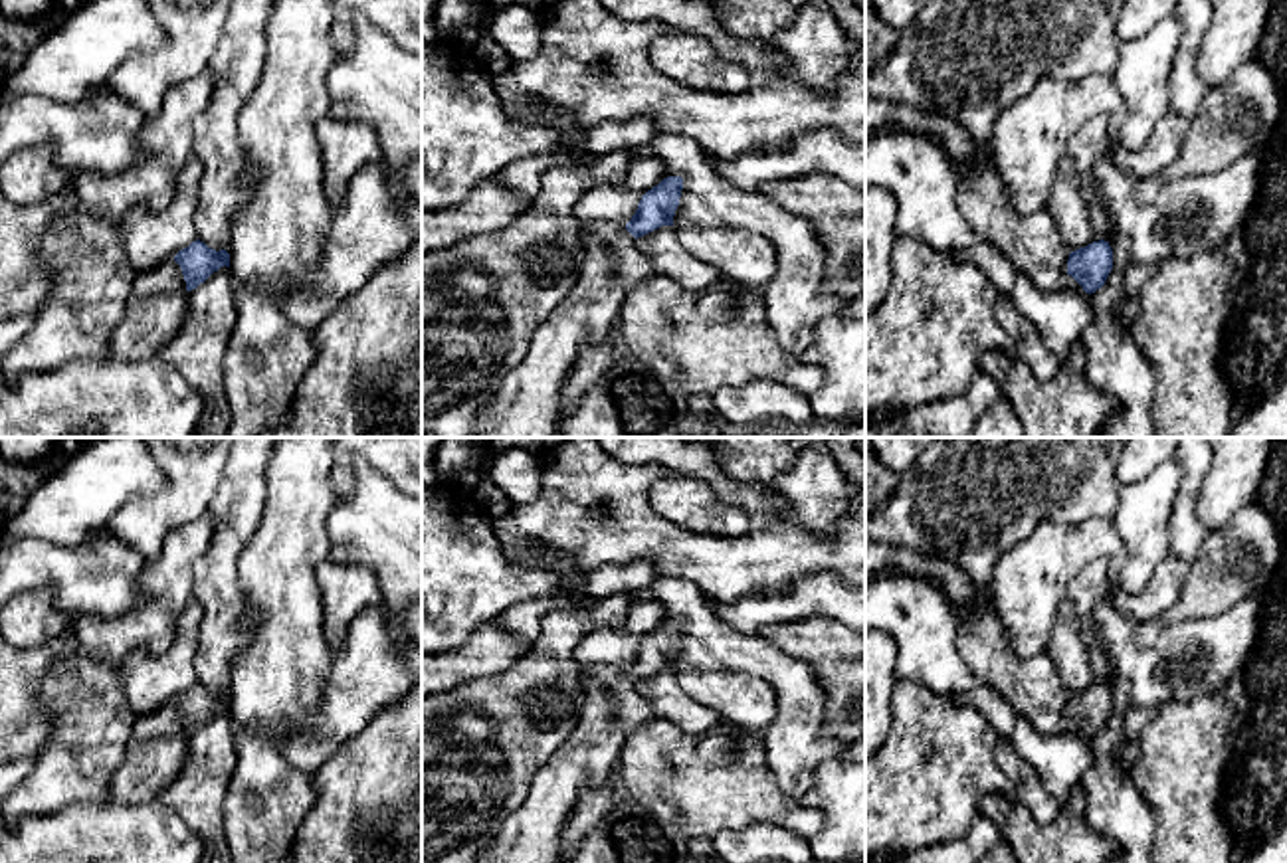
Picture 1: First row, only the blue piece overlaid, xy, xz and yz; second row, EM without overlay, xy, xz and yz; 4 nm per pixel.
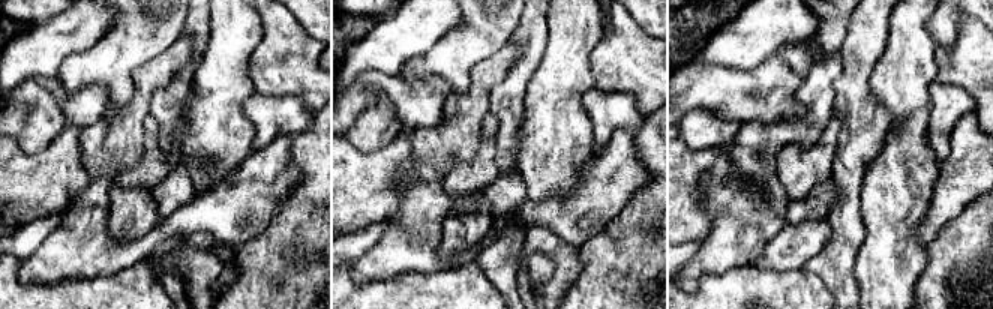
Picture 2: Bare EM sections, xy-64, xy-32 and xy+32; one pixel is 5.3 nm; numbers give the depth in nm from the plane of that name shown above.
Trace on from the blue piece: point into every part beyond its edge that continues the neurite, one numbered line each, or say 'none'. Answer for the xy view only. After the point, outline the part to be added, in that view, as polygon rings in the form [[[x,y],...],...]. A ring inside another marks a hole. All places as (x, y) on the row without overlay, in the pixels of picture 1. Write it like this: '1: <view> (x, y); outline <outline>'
1: xy (165, 721); outline [[[174,701],[152,713],[137,715],[135,719],[135,738],[139,740],[160,738],[178,732],[186,732],[186,724]]]

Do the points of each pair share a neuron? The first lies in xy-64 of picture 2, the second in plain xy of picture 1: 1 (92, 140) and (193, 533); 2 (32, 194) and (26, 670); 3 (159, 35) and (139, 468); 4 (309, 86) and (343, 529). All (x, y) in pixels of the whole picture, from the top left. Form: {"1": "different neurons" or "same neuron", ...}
{"1": "same neuron", "2": "same neuron", "3": "different neurons", "4": "same neuron"}

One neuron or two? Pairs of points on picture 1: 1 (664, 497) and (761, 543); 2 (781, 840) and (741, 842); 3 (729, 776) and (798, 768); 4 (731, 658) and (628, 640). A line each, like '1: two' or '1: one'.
1: two
2: one
3: two
4: two

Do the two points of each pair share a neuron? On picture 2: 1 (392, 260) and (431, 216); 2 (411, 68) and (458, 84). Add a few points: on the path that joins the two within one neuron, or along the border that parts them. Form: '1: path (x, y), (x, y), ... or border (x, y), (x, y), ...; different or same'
1: path (401, 249), (420, 227); same
2: path (423, 68), (441, 68), (446, 72); same

